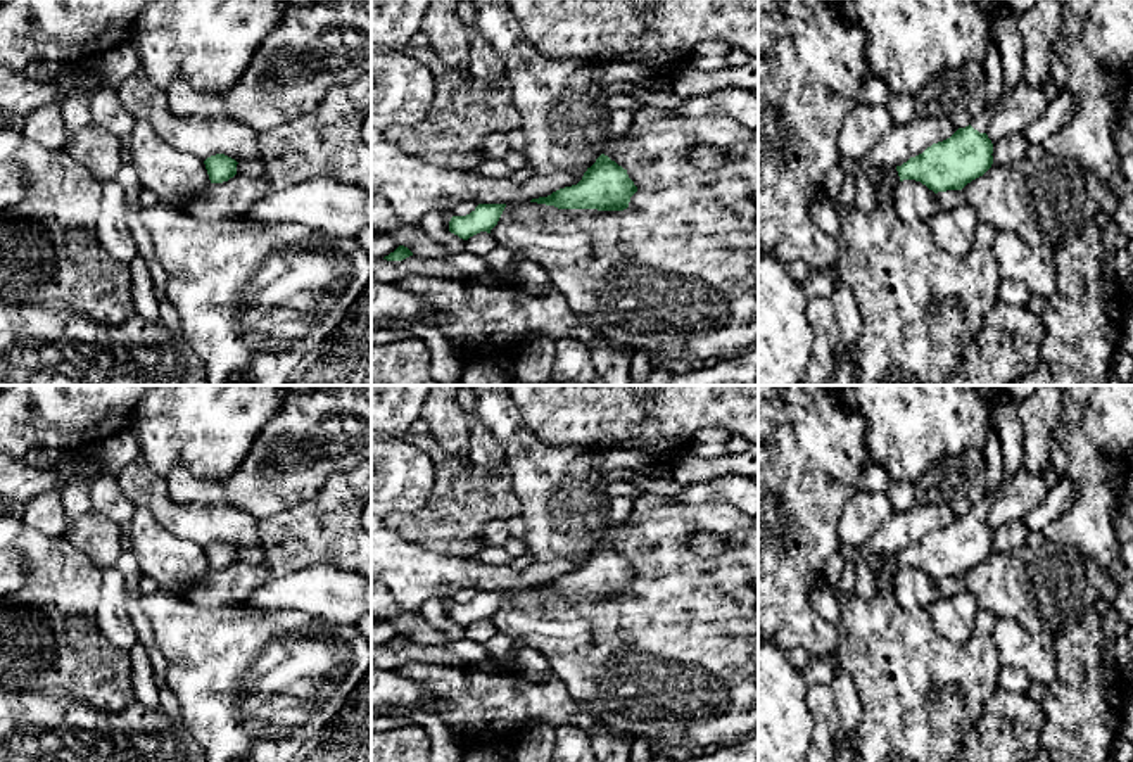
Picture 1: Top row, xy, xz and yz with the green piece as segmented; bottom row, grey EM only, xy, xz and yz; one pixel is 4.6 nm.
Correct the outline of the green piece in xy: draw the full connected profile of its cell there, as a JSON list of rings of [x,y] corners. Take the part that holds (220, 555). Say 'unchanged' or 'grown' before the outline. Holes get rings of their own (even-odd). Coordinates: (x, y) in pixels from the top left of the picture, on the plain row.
unchanged; [[[216,541],[204,548],[211,570],[228,568],[237,562],[237,548],[225,543]]]

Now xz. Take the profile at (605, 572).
unchanged; [[[601,541],[577,572],[560,575],[530,589],[558,596],[623,598],[636,579],[637,574],[629,565],[627,556]]]

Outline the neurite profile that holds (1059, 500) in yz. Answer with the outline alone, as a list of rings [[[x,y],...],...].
[[[1069,477],[1048,487],[1045,499],[1035,506],[1022,522],[1029,530],[1043,532],[1050,524],[1067,515],[1074,505],[1074,486]]]

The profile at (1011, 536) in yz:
[[[1010,522],[993,532],[993,549],[1000,553],[1012,551],[1026,544],[1029,529],[1024,522]]]

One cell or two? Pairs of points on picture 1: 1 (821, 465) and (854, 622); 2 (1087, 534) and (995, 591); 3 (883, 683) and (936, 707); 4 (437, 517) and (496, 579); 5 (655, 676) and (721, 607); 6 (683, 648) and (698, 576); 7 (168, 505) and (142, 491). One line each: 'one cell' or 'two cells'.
1: two cells
2: two cells
3: one cell
4: two cells
5: one cell
6: one cell
7: one cell

